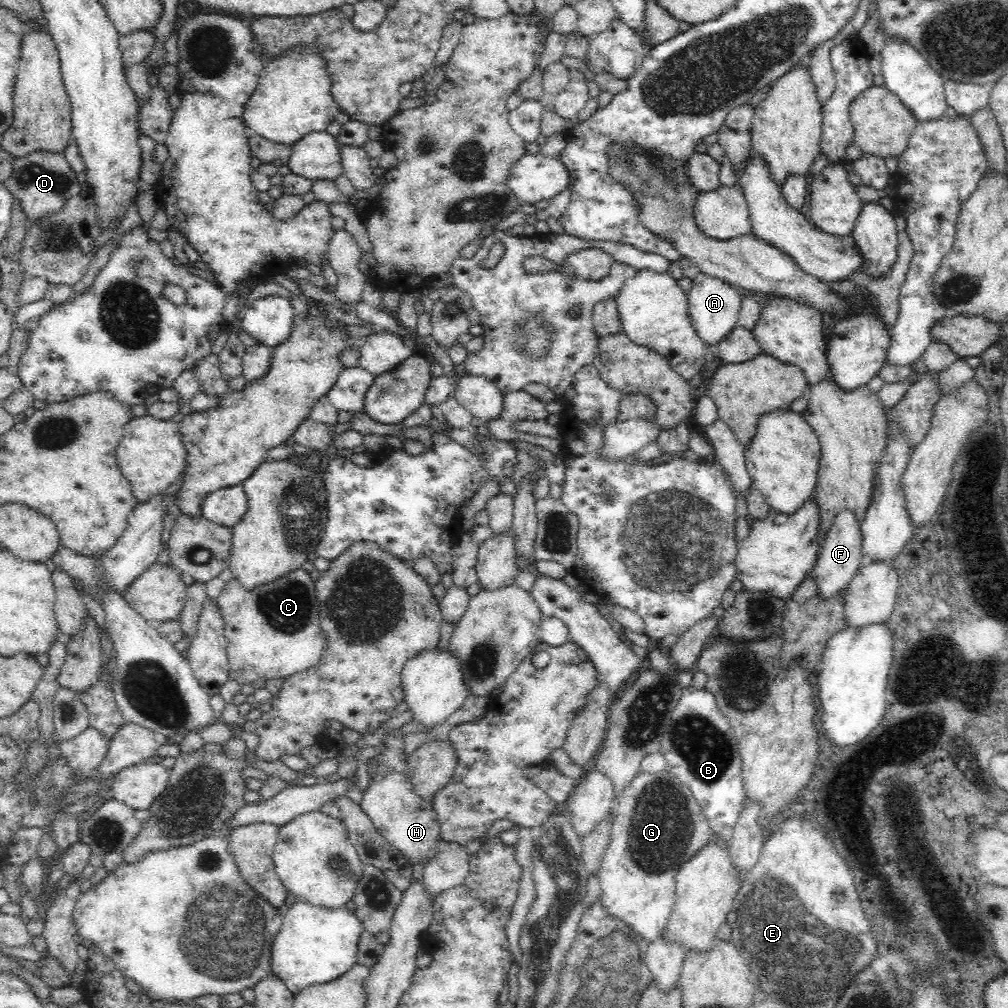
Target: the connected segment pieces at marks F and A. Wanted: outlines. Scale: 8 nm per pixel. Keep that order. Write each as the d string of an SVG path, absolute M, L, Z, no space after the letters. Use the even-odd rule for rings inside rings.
M842 509L833 520L832 526L820 542L817 559L812 570L812 577L816 583L819 598L832 598L837 593L843 593L852 578L856 576L859 566L862 564L862 533L858 517L851 509Z
M701 272L692 279L692 288L687 293L687 301L691 325L695 328L696 335L699 335L700 340L703 340L704 345L708 347L720 344L738 324L742 297L723 279Z

